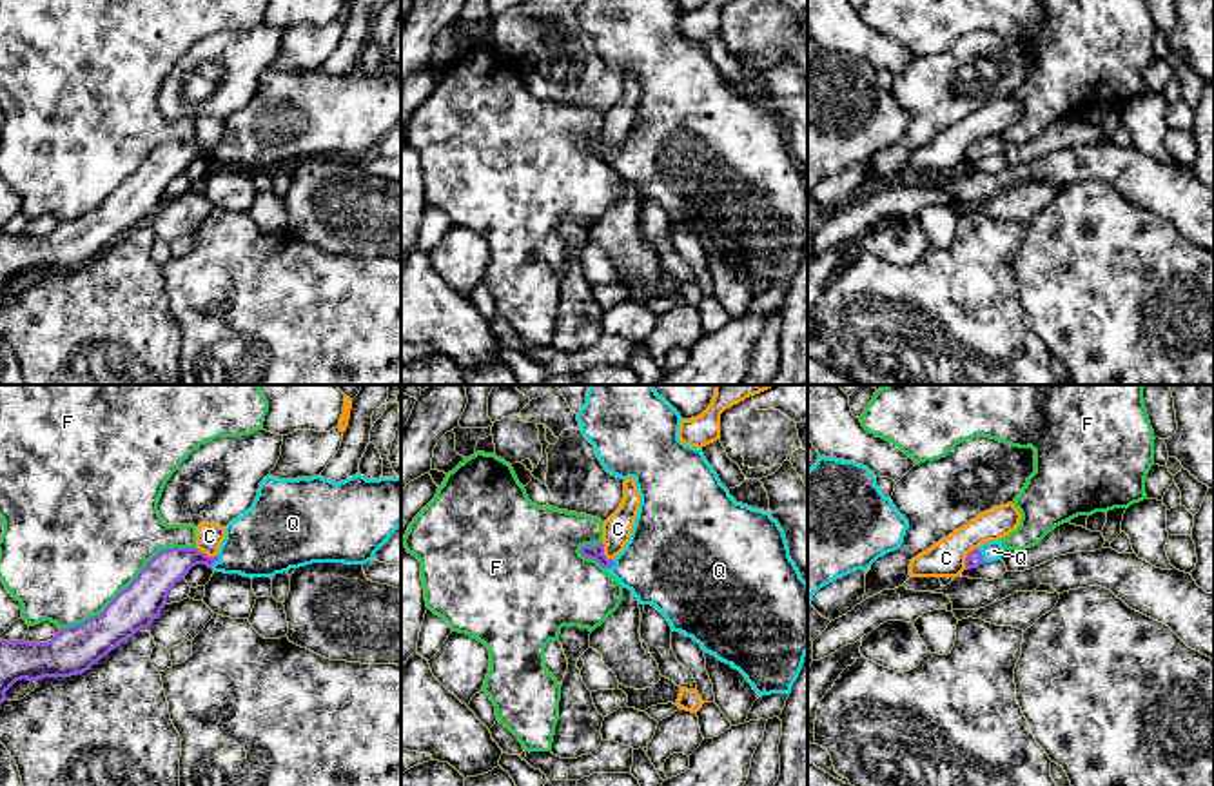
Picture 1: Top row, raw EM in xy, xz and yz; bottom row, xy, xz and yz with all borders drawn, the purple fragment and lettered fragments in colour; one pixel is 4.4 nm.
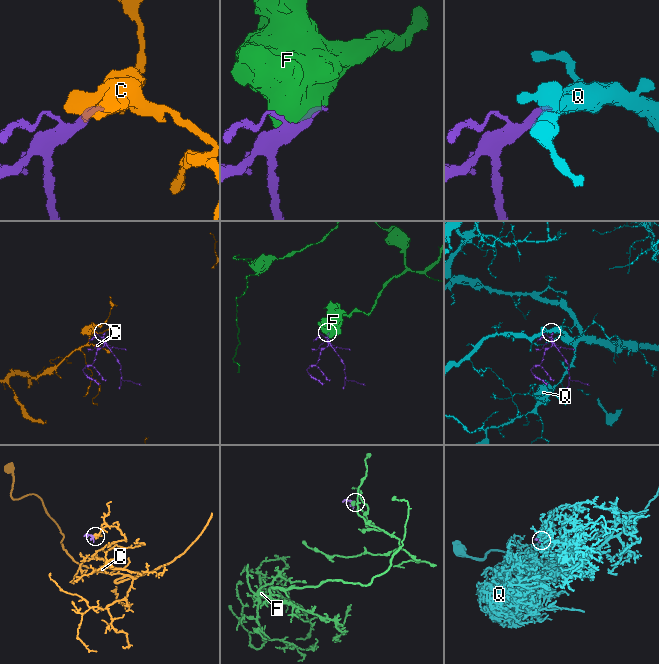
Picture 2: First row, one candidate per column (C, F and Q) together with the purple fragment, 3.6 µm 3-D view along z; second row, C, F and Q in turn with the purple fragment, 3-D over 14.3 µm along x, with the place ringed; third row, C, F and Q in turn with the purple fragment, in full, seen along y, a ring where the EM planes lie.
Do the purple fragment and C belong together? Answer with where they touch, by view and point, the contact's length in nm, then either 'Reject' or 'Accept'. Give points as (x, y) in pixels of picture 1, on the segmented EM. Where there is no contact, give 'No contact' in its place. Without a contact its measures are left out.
Touches purple at yz (968, 556). Shared border 110 nm. Reject

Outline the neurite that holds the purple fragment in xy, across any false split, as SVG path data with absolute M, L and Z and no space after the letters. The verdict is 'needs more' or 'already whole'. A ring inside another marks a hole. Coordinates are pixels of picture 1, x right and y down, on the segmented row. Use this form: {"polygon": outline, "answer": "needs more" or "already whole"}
{"polygon": "M356 474L345 481L321 476L279 479L267 476L252 506L225 526L225 539L214 557L192 548L158 552L136 579L102 614L54 634L47 643L0 639L0 704L5 692L22 679L71 677L87 672L120 643L158 619L172 586L196 565L243 577L274 577L312 563L367 565L401 526L401 477L367 479Z", "answer": "needs more"}

